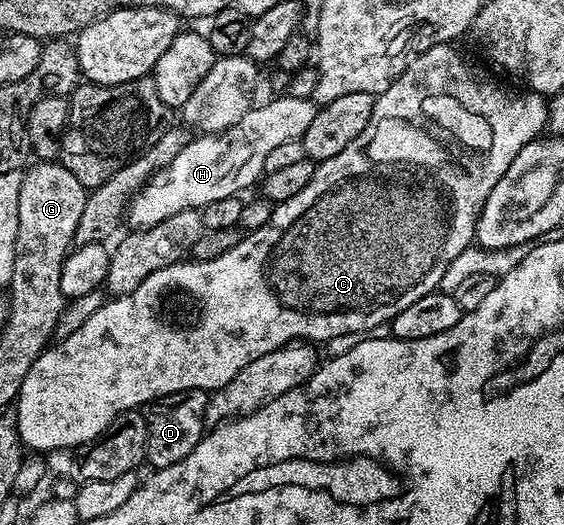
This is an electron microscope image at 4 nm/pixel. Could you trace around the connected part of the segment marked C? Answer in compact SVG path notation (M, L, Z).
M439 44L422 54L414 55L406 65L405 72L384 93L375 97L372 116L368 124L364 124L364 132L360 132L360 136L356 136L356 140L352 140L344 152L336 152L336 156L317 163L312 180L308 180L308 184L304 184L296 196L277 203L268 224L259 230L249 231L242 237L240 244L236 244L236 248L224 252L224 256L216 256L216 260L183 260L168 268L160 268L160 272L152 272L152 276L148 276L140 288L103 301L100 312L95 312L80 327L80 332L72 332L68 340L54 342L43 350L32 368L28 368L28 376L24 376L24 384L16 399L18 435L22 437L23 447L27 451L73 451L100 436L100 432L104 432L104 428L108 428L108 424L112 424L112 420L116 420L116 416L126 410L137 410L158 398L185 390L216 391L228 384L228 380L232 380L232 376L236 376L244 364L252 364L256 356L264 356L299 340L310 344L325 344L336 336L361 335L377 326L387 325L391 318L404 312L408 304L416 304L420 296L435 293L442 285L444 272L448 272L448 264L452 264L452 260L456 260L456 256L460 256L460 252L464 252L475 241L474 229L478 223L478 213L488 200L492 188L496 188L500 176L508 172L520 148L539 137L548 124L548 102L543 95L501 90L492 79L485 78L476 67L469 66L462 59L461 52L454 48L450 44Z

